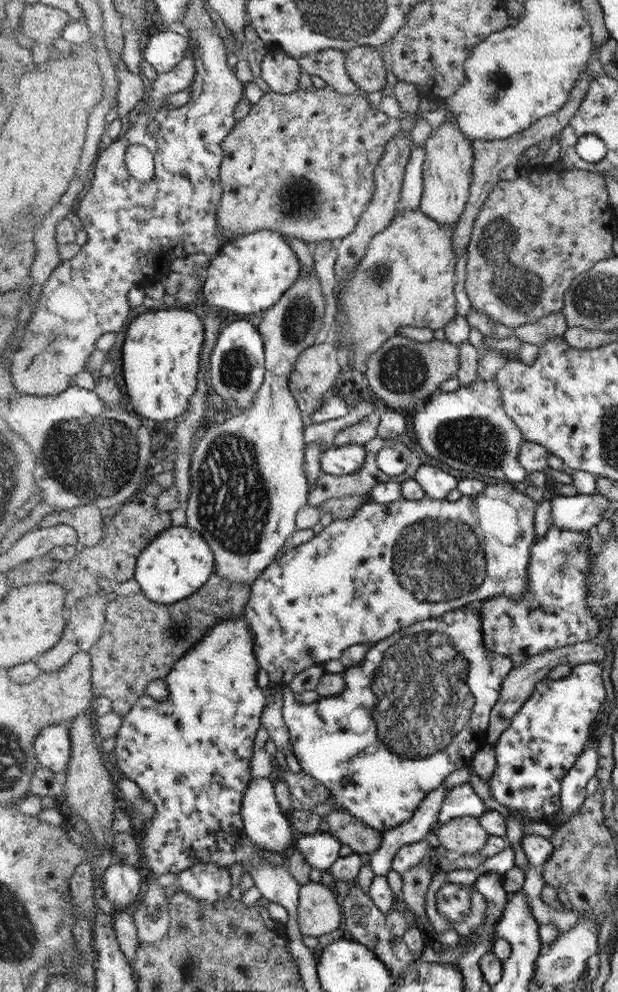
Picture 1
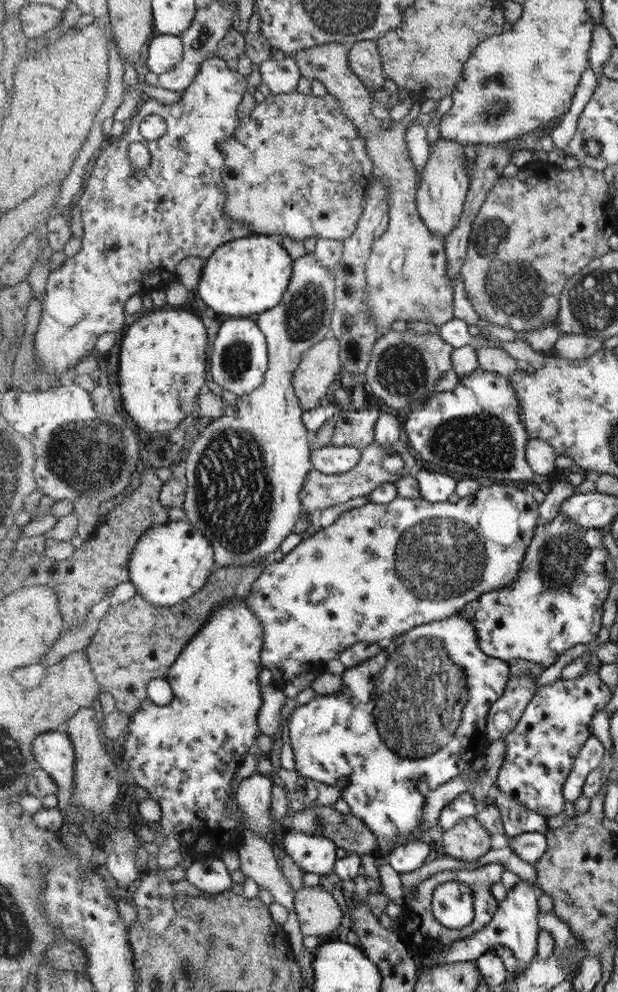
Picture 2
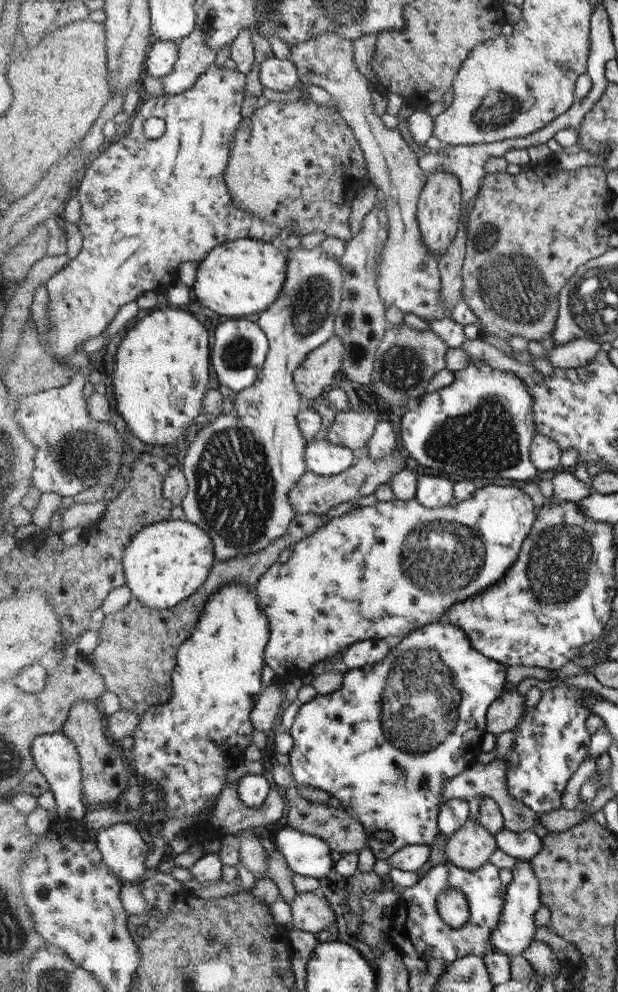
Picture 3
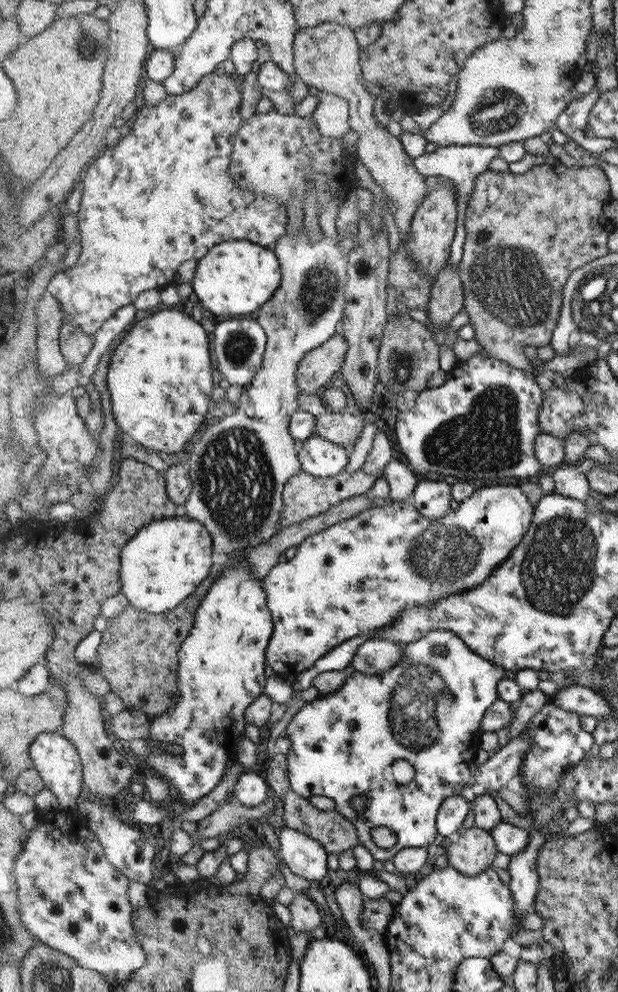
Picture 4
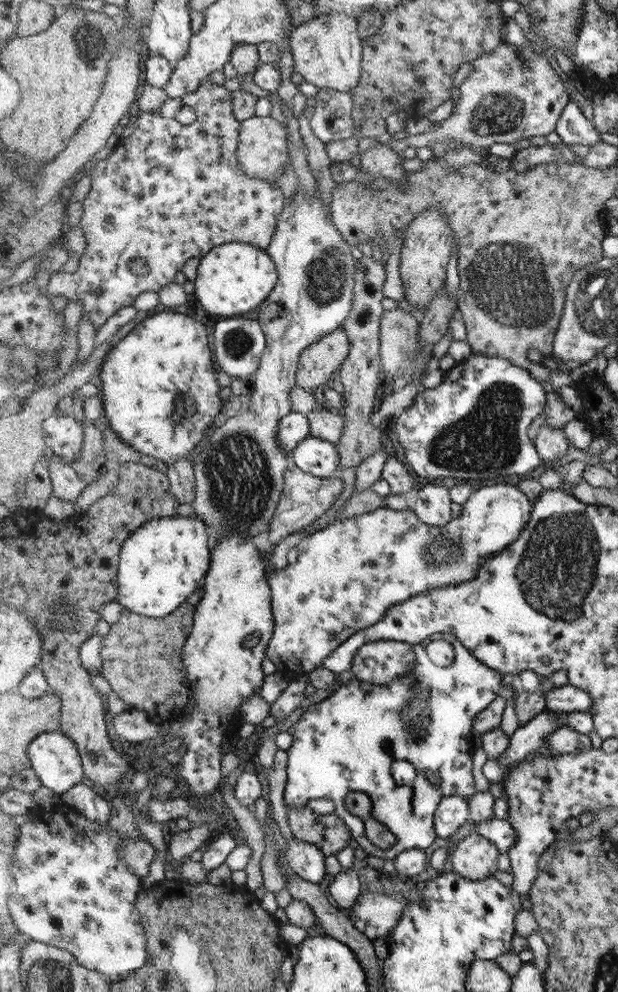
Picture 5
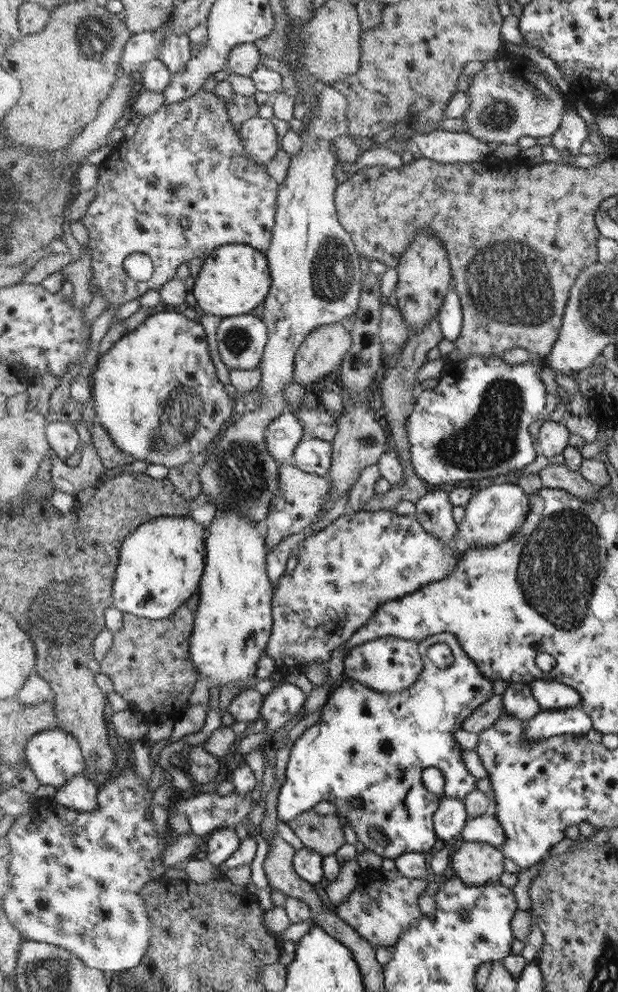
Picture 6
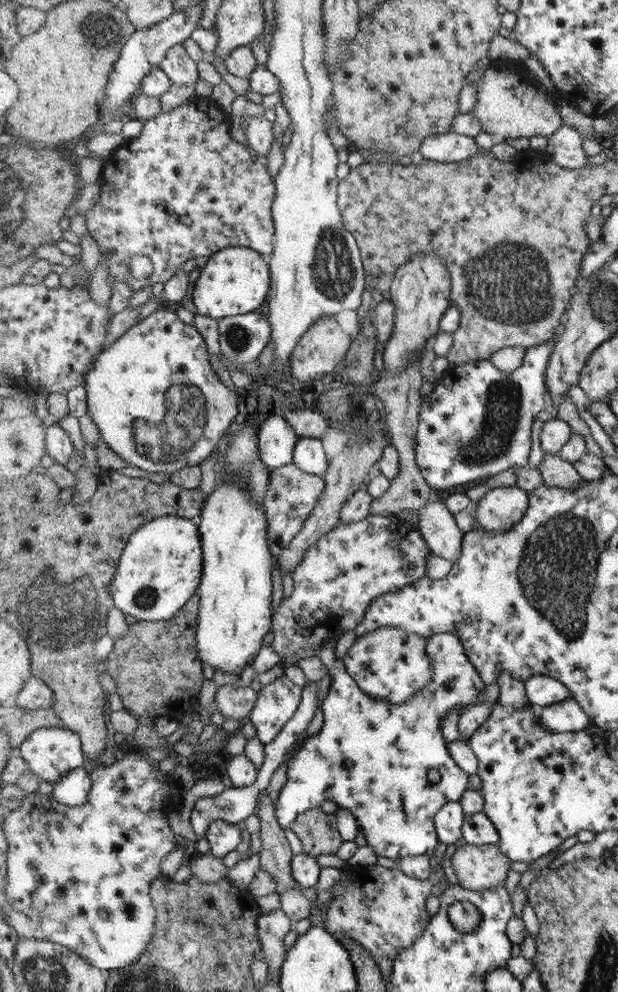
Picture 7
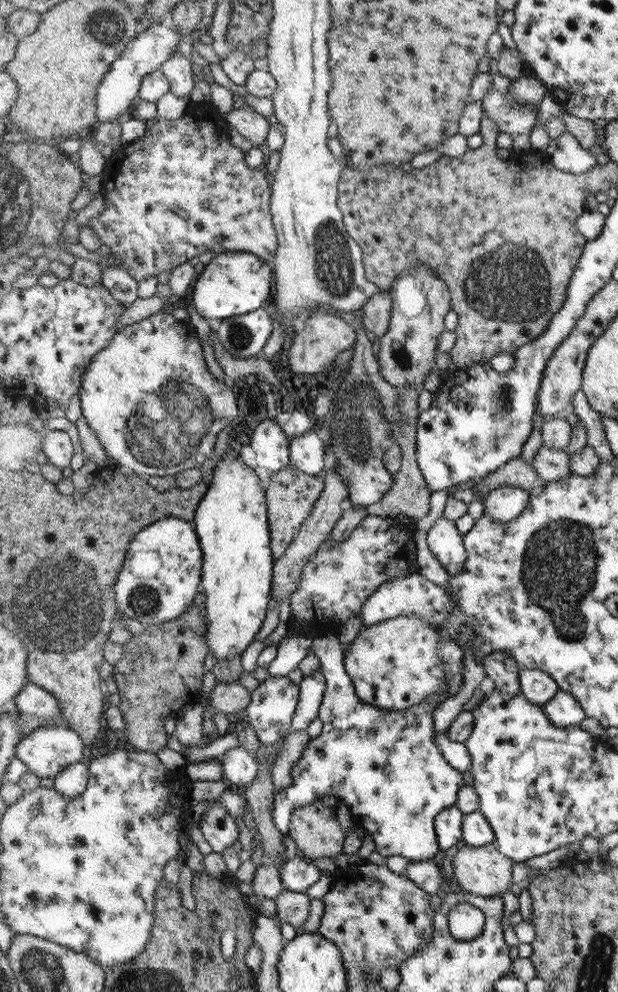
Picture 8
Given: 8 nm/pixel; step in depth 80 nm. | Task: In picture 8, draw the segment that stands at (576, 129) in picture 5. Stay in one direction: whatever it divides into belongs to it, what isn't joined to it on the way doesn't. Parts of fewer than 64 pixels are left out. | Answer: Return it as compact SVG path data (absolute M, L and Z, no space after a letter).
M568 131L563 132L560 138L551 139L547 153L551 156L552 164L556 168L572 174L590 172L596 165L596 157L587 149L582 148Z

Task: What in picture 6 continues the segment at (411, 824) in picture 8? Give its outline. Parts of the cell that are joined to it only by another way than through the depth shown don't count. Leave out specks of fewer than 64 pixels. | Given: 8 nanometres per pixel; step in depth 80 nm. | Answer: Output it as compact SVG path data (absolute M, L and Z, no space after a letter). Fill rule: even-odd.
M452 633L433 634L431 637L425 638L418 643L421 657L425 662L425 669L423 670L423 674L421 674L419 680L417 680L411 688L405 690L405 692L384 694L383 692L372 690L371 687L364 686L362 683L350 678L346 678L341 685L331 692L327 701L320 708L322 713L320 721L313 725L312 728L300 733L292 745L292 748L290 748L289 761L285 770L285 781L281 784L278 794L277 818L289 823L293 818L296 818L306 810L312 809L316 804L322 802L322 800L329 800L334 804L334 806L336 806L336 814L339 817L346 816L346 818L348 818L352 828L355 830L357 840L362 842L366 849L372 850L372 852L375 852L383 859L394 859L406 853L426 853L432 848L432 846L434 846L434 844L436 844L436 838L438 835L435 833L434 816L435 810L440 802L440 798L430 792L430 790L426 789L426 786L422 782L422 770L424 770L424 768L428 768L428 766L435 766L443 772L445 778L444 796L448 796L448 798L456 798L463 801L474 789L476 789L476 781L478 778L472 776L472 774L468 772L466 766L464 766L464 761L461 757L461 750L464 748L461 748L461 746L454 741L453 733L459 729L462 730L464 720L470 717L480 705L484 704L484 702L491 700L494 696L492 690L493 681L490 678L483 677L483 673L479 667L476 666L474 659L461 646L458 639ZM432 644L448 644L448 646L450 646L450 650L452 650L452 656L454 656L454 658L452 658L452 664L450 664L446 670L440 670L438 666L434 666L434 664L428 660L428 648L430 648ZM354 798L360 798L361 807L352 808L352 806L350 806L350 800L354 800ZM371 826L379 828L384 833L384 836L388 838L388 844L376 844L376 842L370 838L368 828Z

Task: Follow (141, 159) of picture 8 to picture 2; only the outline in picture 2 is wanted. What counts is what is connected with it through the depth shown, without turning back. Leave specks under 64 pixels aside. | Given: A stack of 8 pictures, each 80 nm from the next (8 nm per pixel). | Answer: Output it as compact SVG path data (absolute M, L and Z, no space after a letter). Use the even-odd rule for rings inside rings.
M217 53L204 62L195 84L184 92L182 102L170 106L159 103L155 98L147 98L132 118L128 133L123 138L115 139L98 157L78 201L83 210L83 249L50 277L42 306L43 319L37 334L38 354L34 370L37 377L32 379L30 372L25 374L24 386L30 384L36 390L60 387L58 382L64 372L80 364L86 356L96 353L94 348L102 334L122 330L126 324L124 305L130 302L132 296L141 294L142 286L153 288L156 280L166 278L169 272L176 272L178 264L186 258L194 256L207 261L220 246L254 234L251 226L231 219L225 213L228 194L221 177L225 163L222 144L239 126L239 106L246 90L247 79L238 71L232 71ZM152 114L167 116L170 130L162 140L150 142L141 136L140 122ZM135 142L150 147L152 162L145 171L138 170L130 156L130 147Z

